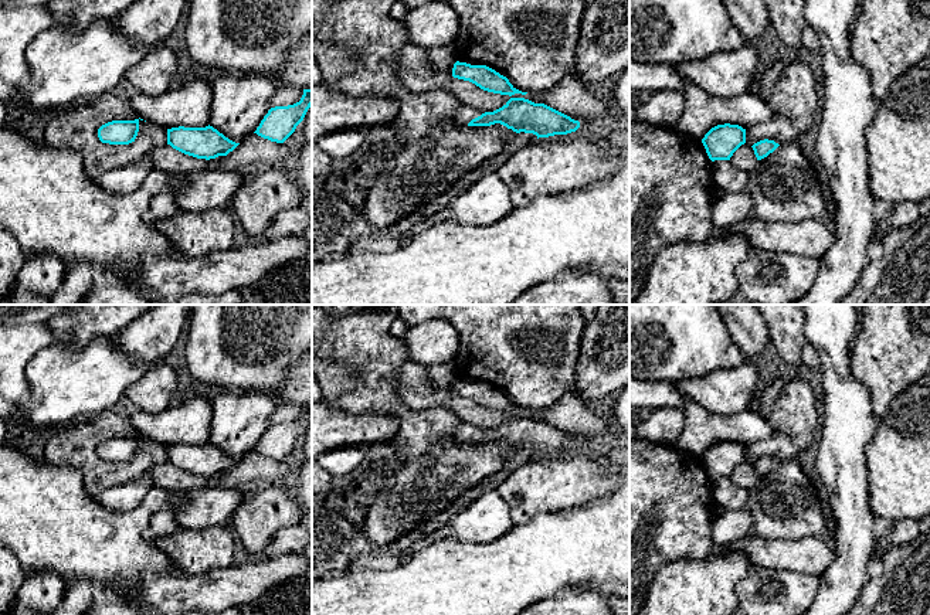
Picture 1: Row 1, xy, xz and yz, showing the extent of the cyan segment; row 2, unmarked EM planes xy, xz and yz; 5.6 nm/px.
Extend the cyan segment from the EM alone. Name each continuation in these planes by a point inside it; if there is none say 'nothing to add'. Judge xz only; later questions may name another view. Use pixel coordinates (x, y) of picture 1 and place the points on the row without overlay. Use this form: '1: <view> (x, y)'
1: xz (465, 431)

